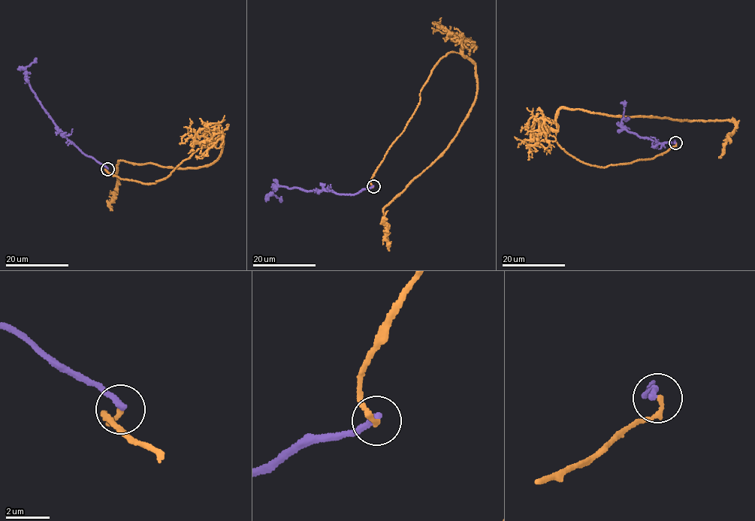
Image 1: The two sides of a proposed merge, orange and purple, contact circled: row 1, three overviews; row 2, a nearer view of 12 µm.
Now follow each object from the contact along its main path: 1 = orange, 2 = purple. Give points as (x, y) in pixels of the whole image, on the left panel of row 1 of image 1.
1: (107, 169), (120, 178), (155, 183), (224, 135), (218, 159), (208, 167), (119, 161), (113, 210)
2: (107, 168), (81, 153), (49, 118), (27, 77), (26, 67), (35, 58)

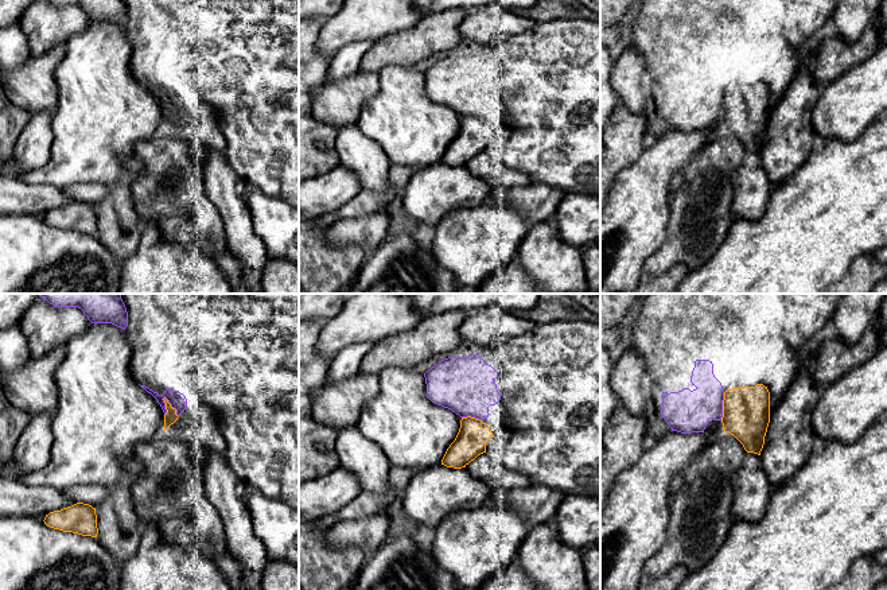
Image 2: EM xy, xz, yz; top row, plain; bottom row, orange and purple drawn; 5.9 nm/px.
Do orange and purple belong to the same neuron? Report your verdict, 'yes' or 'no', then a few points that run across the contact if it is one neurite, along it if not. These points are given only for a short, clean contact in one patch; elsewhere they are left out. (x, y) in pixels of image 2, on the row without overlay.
no; line xy (164, 94), (178, 115)

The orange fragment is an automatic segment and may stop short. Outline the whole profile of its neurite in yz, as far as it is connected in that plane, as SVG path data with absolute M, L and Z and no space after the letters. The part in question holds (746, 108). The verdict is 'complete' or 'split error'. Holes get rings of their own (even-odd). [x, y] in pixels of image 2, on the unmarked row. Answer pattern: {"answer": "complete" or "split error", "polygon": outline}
{"answer": "complete", "polygon": "M763 82L724 90L724 131L734 133L747 151L760 154L770 121L770 90Z"}

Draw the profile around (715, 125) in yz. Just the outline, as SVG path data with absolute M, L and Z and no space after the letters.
M696 58L690 81L696 86L678 90L662 90L661 113L672 129L681 132L709 131L707 145L713 143L724 131L723 98L724 86L713 73L709 58Z

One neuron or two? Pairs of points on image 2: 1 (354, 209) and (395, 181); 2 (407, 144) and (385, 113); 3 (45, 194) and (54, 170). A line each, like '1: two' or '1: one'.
1: one
2: one
3: two

